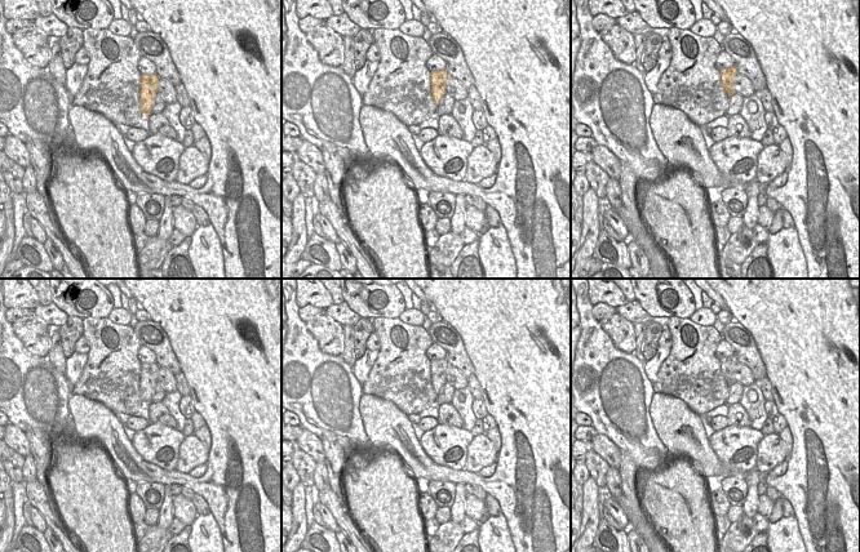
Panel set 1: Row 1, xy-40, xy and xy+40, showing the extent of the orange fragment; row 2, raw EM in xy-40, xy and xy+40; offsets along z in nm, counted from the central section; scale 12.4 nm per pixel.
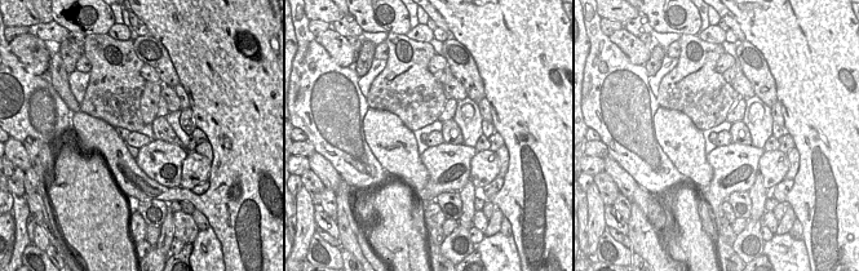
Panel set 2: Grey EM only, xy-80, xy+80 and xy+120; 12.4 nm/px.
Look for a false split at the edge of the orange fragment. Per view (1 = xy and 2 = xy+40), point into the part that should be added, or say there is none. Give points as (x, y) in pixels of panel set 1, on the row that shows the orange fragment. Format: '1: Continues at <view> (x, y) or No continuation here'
1: No continuation here
2: No continuation here

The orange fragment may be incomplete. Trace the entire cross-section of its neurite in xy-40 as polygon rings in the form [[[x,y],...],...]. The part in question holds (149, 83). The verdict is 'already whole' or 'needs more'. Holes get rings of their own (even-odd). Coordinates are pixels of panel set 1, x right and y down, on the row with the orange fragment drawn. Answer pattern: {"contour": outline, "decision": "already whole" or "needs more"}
{"contour": [[[141,75],[139,85],[139,108],[143,113],[143,117],[147,117],[151,113],[154,106],[155,95],[158,92],[159,76],[154,75]]], "decision": "already whole"}

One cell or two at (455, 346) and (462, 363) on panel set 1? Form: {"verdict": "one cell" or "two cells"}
{"verdict": "one cell"}

